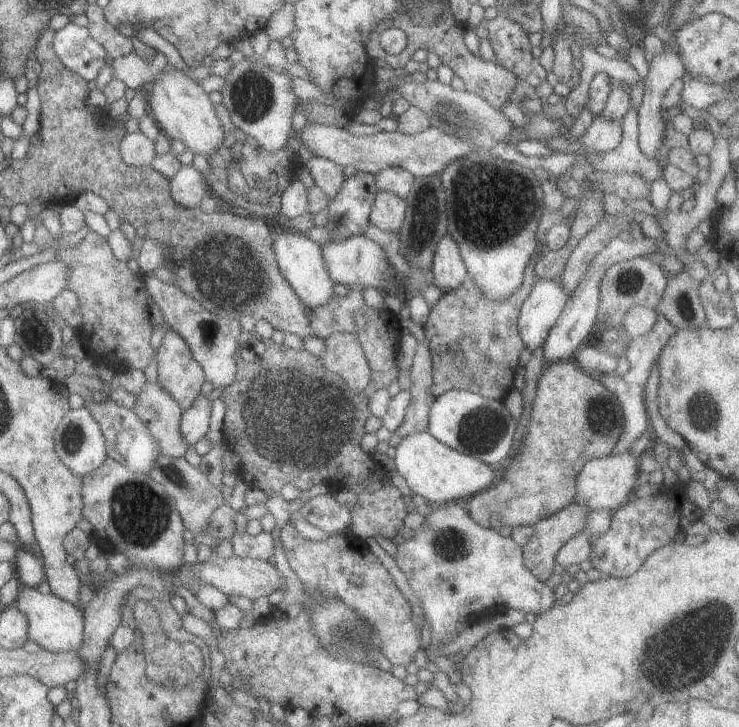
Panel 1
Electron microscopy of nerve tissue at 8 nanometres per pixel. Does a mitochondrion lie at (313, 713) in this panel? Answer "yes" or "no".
no

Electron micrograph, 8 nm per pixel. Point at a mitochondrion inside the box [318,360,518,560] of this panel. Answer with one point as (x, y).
(481, 431)

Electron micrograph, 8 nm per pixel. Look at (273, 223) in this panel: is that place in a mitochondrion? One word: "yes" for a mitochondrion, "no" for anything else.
no

